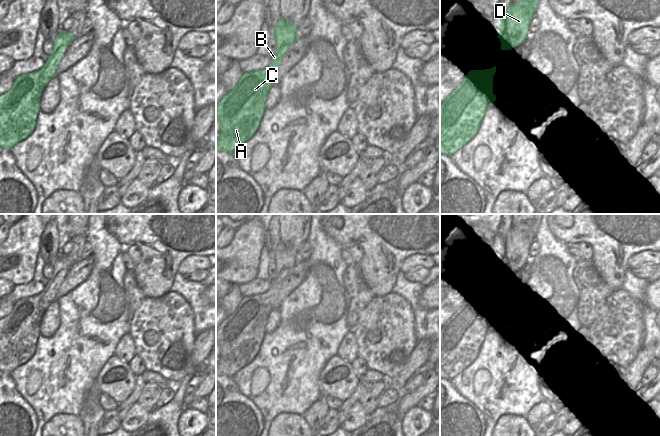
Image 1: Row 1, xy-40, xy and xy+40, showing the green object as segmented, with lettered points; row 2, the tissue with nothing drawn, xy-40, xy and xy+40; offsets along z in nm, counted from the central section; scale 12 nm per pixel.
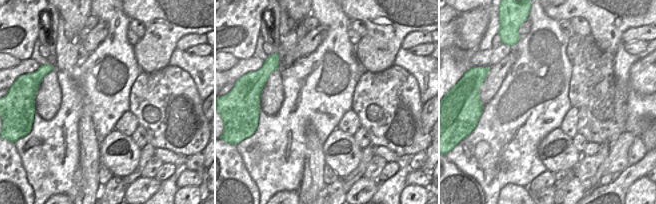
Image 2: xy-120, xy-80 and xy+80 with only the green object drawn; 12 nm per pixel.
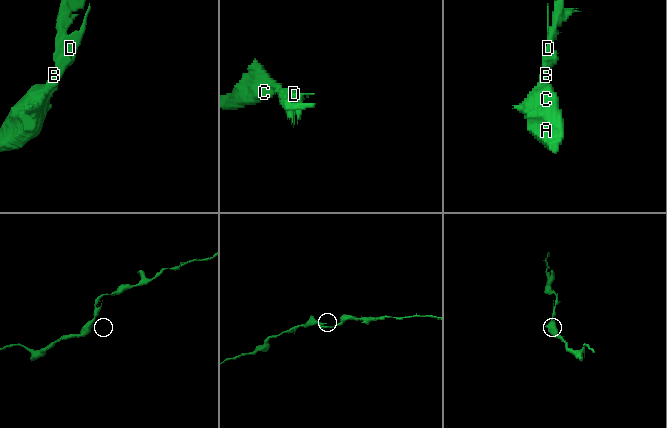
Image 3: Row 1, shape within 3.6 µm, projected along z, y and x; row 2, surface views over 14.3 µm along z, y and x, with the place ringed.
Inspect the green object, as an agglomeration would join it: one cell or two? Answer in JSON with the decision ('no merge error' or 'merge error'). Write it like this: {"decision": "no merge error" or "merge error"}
{"decision": "no merge error"}

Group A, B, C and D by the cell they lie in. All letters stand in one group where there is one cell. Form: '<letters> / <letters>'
A B C D

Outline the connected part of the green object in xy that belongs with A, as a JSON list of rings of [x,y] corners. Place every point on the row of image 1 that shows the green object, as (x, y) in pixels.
[[[280,18],[273,28],[276,52],[271,54],[269,66],[266,69],[244,73],[235,88],[216,105],[216,119],[220,125],[216,149],[232,154],[256,133],[266,109],[268,92],[274,85],[275,71],[289,46],[297,41],[298,26]]]

